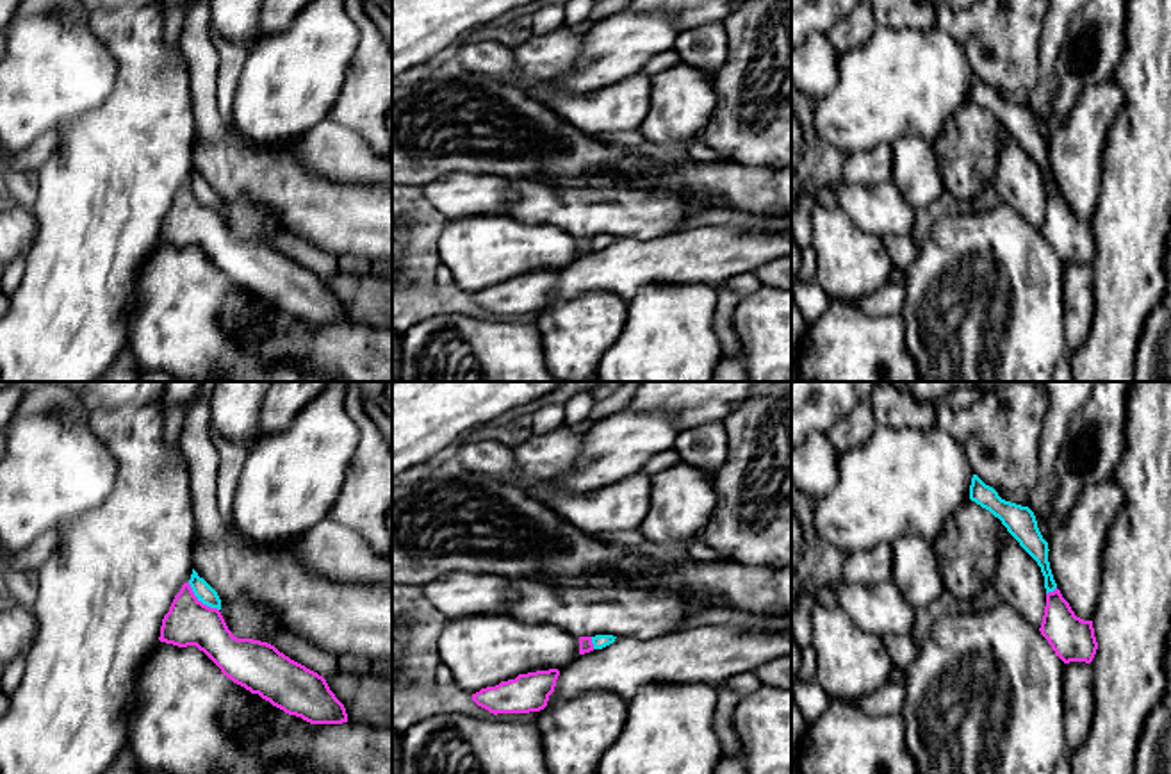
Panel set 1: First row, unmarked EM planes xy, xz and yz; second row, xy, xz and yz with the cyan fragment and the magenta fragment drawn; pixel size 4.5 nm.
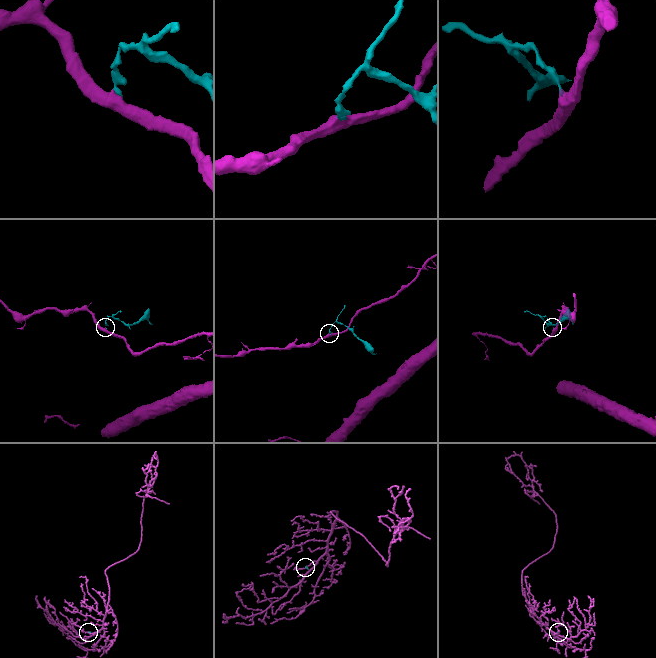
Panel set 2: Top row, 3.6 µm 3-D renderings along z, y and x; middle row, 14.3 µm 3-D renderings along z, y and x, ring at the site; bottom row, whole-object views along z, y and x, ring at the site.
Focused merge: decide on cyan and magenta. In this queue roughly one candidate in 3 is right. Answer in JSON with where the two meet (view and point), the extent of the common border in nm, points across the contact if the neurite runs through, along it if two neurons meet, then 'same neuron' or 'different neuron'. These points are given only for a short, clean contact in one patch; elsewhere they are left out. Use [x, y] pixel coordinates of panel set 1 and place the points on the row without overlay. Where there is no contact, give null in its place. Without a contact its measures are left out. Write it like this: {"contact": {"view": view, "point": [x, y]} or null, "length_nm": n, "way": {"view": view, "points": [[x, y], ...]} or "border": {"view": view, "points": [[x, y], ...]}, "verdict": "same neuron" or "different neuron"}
{"contact": {"view": "xy", "point": [200, 200]}, "length_nm": 190, "border": {"view": "xy", "points": [[188, 182], [204, 204], [218, 211]]}, "verdict": "different neuron"}

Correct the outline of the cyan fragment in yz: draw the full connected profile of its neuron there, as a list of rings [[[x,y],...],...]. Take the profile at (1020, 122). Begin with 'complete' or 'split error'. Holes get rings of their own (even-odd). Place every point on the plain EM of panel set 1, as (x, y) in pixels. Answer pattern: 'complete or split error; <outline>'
complete; [[[977,75],[971,78],[970,100],[989,111],[1002,121],[1007,132],[1020,143],[1020,146],[1037,162],[1044,177],[1046,194],[1057,189],[1050,162],[1048,143],[1043,139],[1034,112],[1028,107],[1021,107],[1005,102],[998,93],[986,86]]]

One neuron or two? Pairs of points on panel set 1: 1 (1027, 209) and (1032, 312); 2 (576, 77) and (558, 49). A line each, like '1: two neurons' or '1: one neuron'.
1: two neurons
2: two neurons

